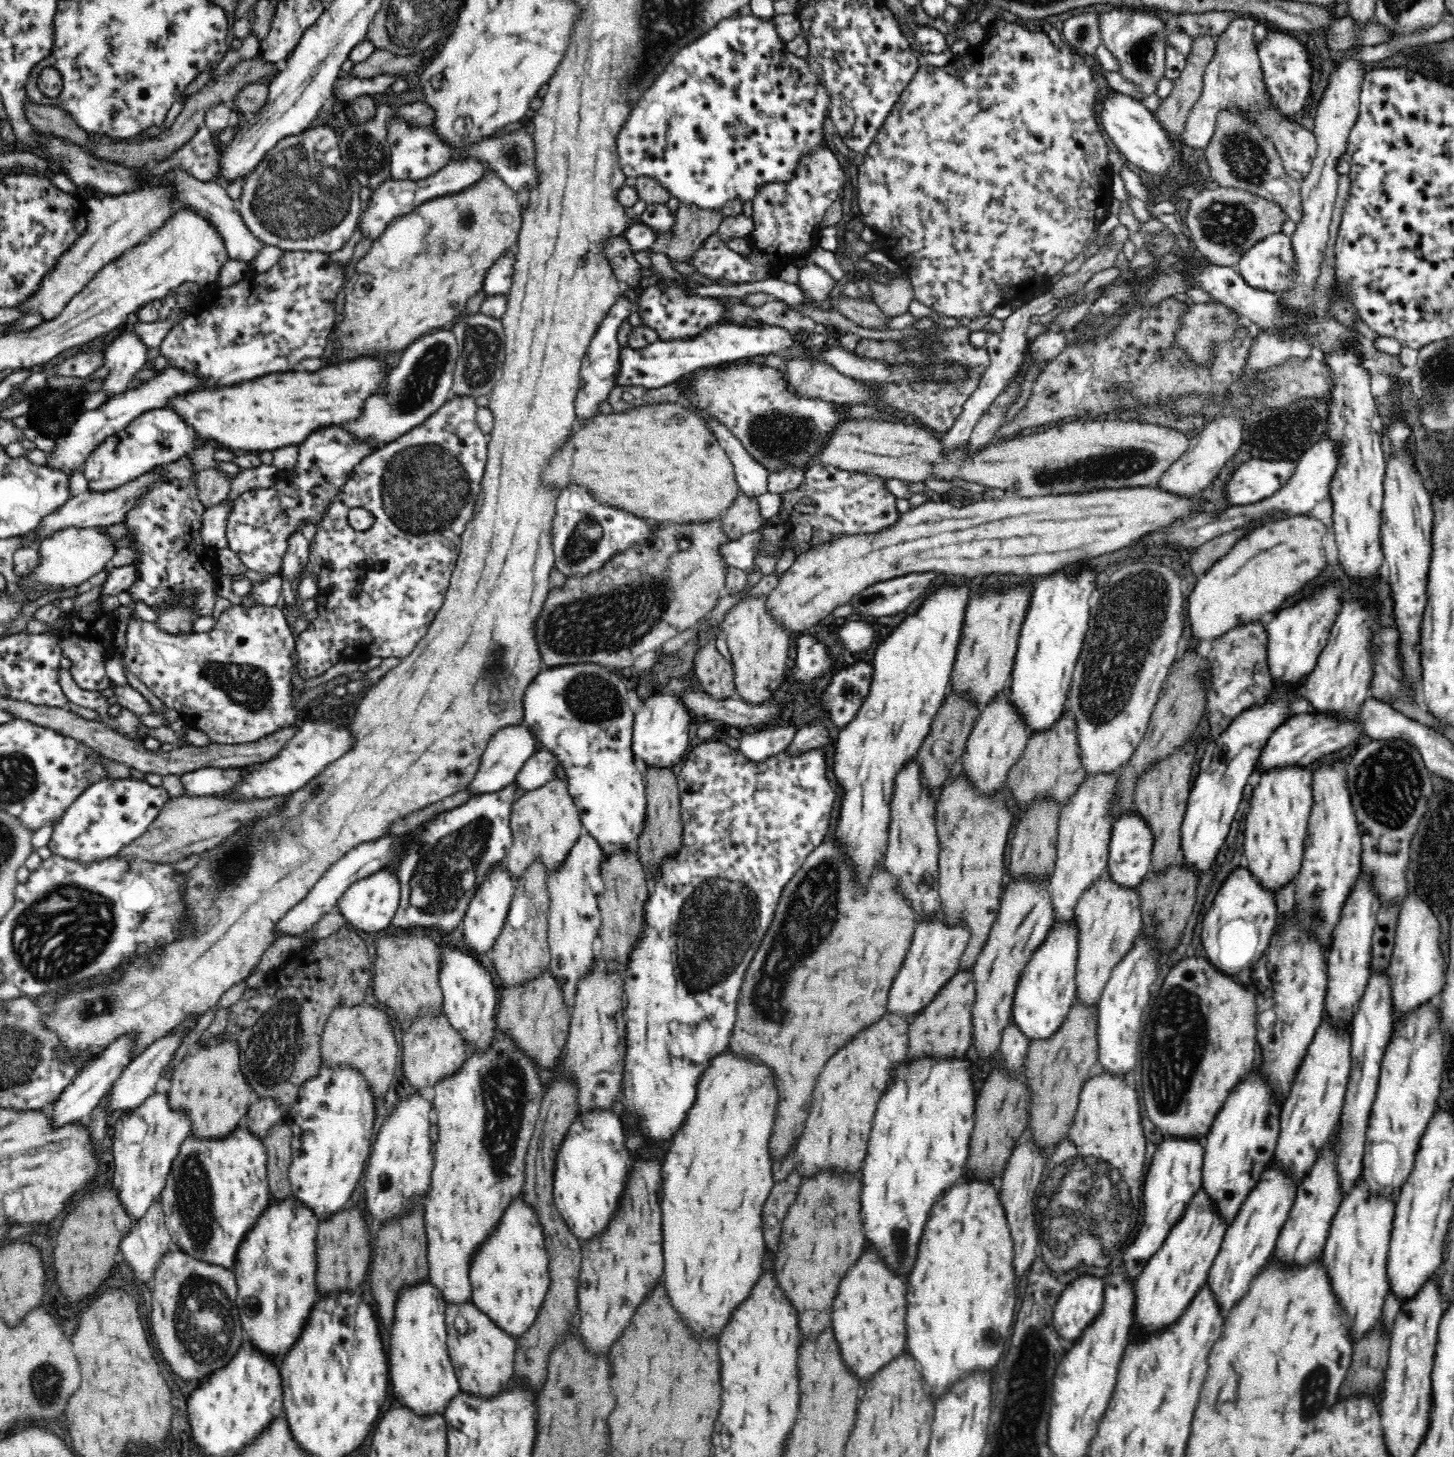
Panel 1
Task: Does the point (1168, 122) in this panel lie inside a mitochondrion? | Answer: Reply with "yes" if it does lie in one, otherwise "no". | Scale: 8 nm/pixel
no

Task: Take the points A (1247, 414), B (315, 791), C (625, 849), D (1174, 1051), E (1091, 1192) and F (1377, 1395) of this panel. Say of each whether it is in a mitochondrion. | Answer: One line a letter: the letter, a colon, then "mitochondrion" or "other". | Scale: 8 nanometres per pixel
A: other
B: mitochondrion
C: other
D: mitochondrion
E: mitochondrion
F: other

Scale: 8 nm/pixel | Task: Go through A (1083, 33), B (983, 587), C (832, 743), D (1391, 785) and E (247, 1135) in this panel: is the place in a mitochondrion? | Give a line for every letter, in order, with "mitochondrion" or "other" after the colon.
A: mitochondrion
B: other
C: other
D: mitochondrion
E: other

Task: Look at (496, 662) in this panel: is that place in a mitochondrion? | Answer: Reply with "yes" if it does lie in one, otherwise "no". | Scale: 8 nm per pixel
yes

